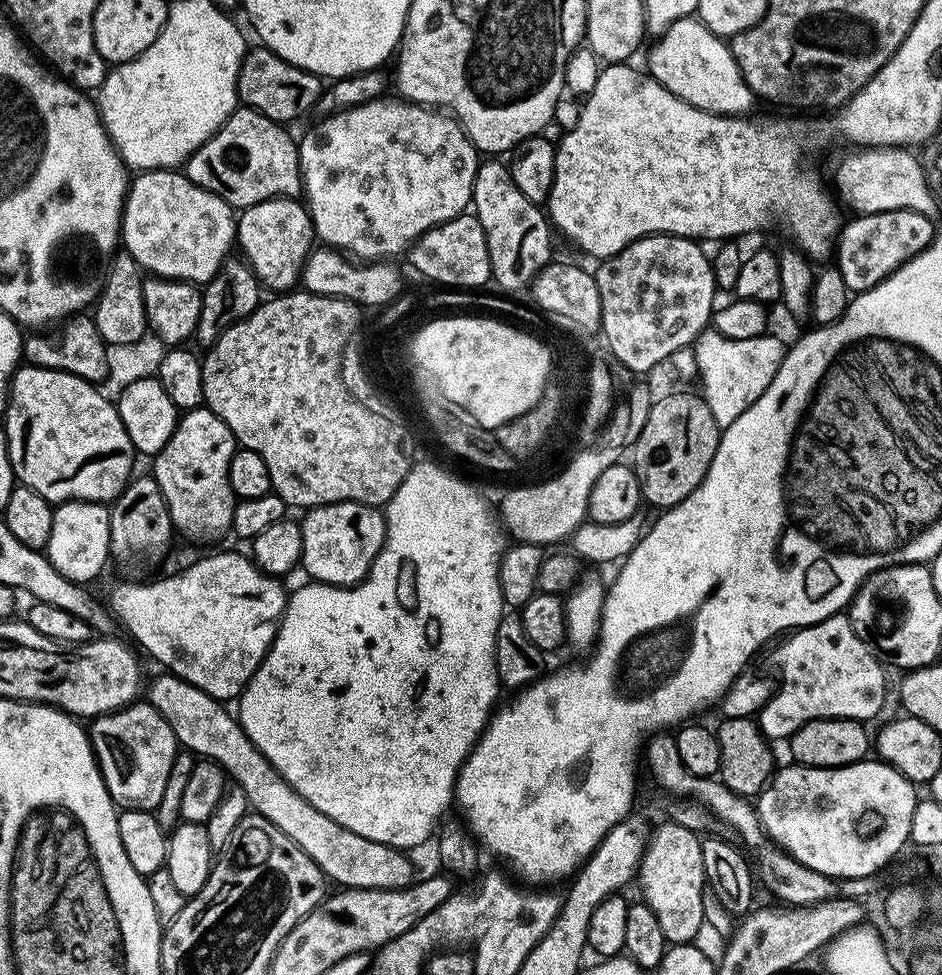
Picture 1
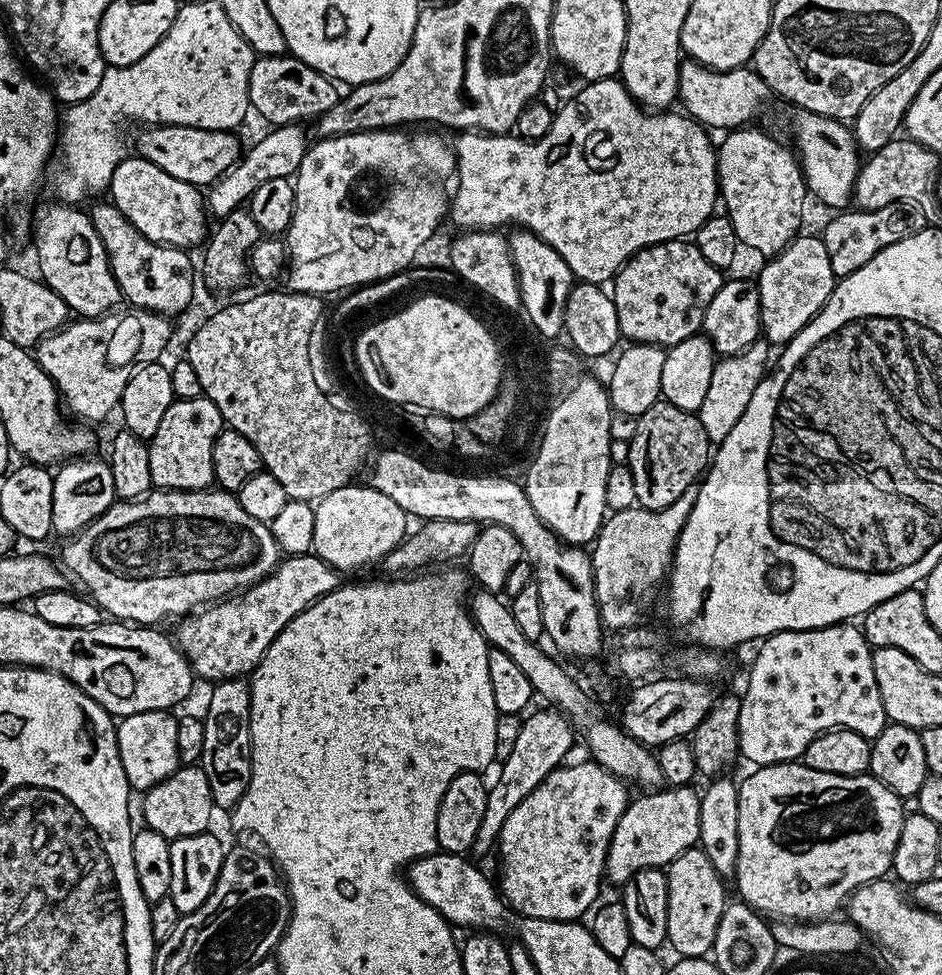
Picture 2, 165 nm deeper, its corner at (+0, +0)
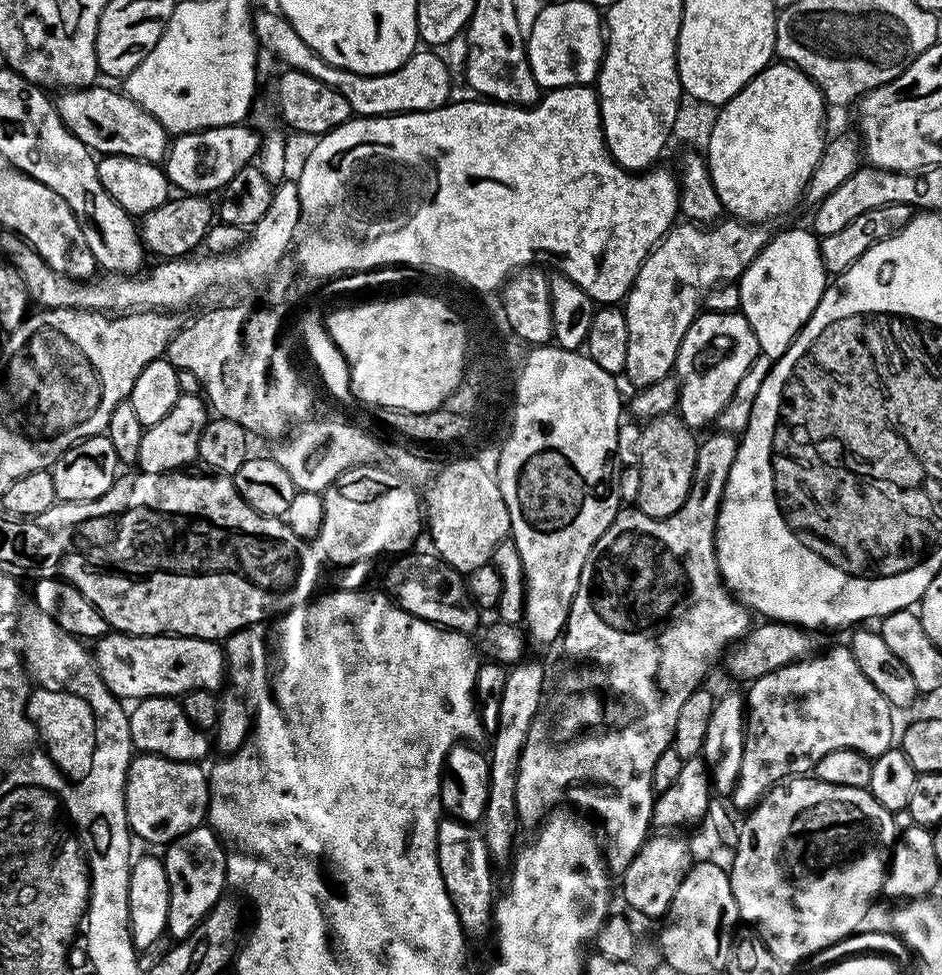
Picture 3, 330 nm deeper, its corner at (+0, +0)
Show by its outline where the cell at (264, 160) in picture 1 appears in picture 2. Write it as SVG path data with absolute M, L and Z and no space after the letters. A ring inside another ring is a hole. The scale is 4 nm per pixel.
M153 124L139 130L141 132L136 136L135 155L158 166L158 170L166 170L166 174L197 186L213 184L223 172L233 168L242 155L240 140L232 130L223 132L181 124Z

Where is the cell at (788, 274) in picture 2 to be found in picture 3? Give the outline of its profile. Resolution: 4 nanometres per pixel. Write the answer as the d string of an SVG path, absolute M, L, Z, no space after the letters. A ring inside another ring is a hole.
M807 227L804 228L788 228L777 236L775 233L738 279L739 311L744 313L746 322L750 322L750 330L754 330L754 338L758 338L760 355L768 356L774 362L779 356L786 354L786 350L790 350L792 339L802 330L802 326L806 326L810 314L814 314L822 294L830 283L830 273L824 269L822 262L819 239L815 232Z

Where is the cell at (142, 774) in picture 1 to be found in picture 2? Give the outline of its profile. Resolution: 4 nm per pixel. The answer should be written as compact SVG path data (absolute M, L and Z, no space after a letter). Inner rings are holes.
M171 711L143 712L123 717L116 726L118 754L122 758L122 770L126 770L129 789L147 790L162 782L181 767L178 758L177 717Z

